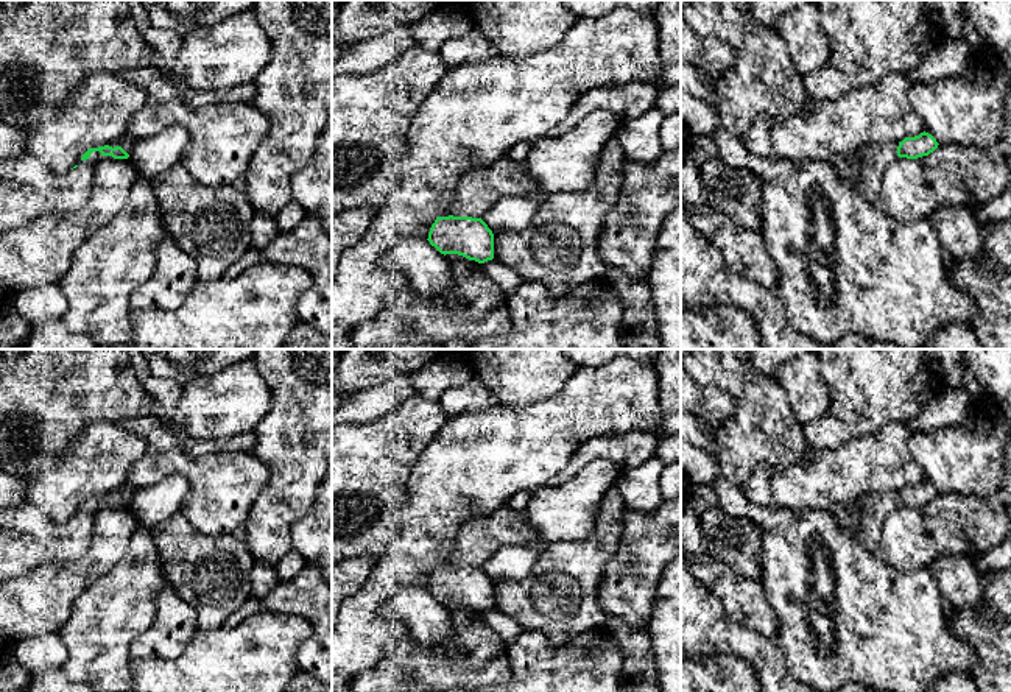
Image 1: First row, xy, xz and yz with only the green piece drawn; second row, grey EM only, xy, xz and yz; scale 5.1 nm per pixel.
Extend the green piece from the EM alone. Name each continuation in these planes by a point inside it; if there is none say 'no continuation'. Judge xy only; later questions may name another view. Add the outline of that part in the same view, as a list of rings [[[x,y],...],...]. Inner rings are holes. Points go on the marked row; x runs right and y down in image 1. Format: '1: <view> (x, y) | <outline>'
1: xy (72, 190) | [[[93,151],[89,159],[67,175],[55,175],[37,154],[22,153],[17,157],[0,159],[0,179],[12,179],[39,193],[50,209],[79,209],[92,193],[93,167],[101,153]]]

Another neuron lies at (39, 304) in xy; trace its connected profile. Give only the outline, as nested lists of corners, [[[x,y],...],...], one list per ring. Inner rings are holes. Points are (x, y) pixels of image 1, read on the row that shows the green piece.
[[[58,282],[16,291],[16,309],[33,326],[61,318],[67,305]]]

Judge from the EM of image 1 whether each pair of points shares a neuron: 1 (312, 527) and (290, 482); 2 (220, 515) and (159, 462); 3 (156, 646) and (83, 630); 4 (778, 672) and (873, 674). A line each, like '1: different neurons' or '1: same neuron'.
1: different neurons
2: same neuron
3: different neurons
4: different neurons

